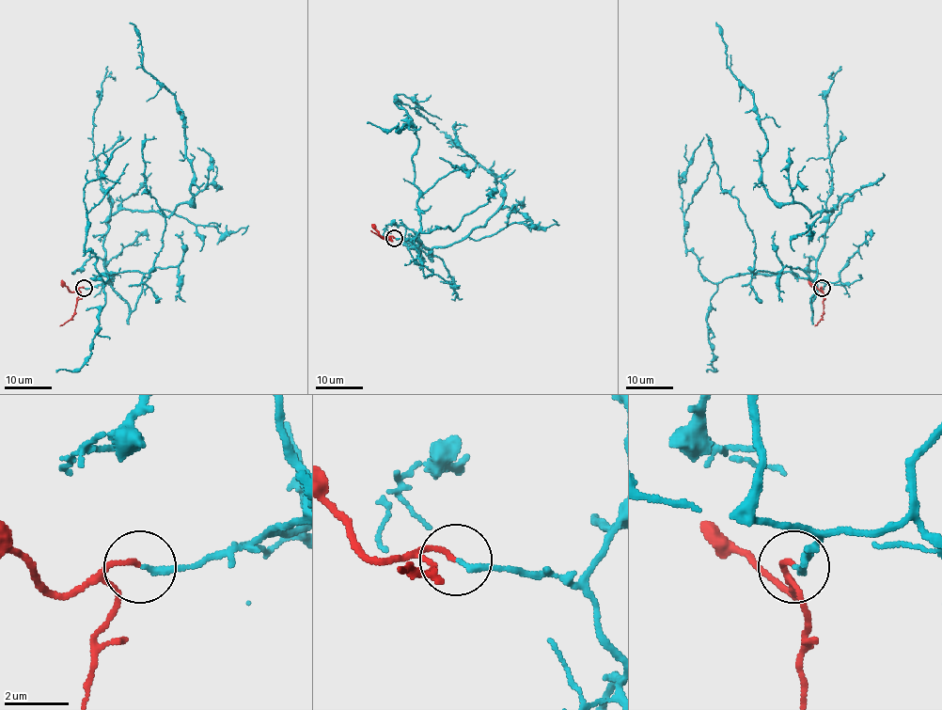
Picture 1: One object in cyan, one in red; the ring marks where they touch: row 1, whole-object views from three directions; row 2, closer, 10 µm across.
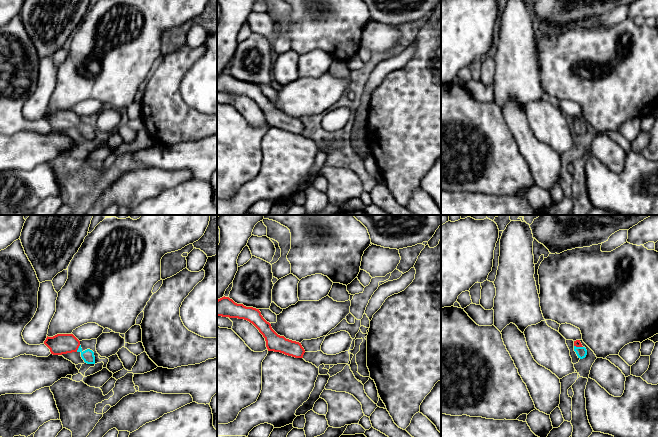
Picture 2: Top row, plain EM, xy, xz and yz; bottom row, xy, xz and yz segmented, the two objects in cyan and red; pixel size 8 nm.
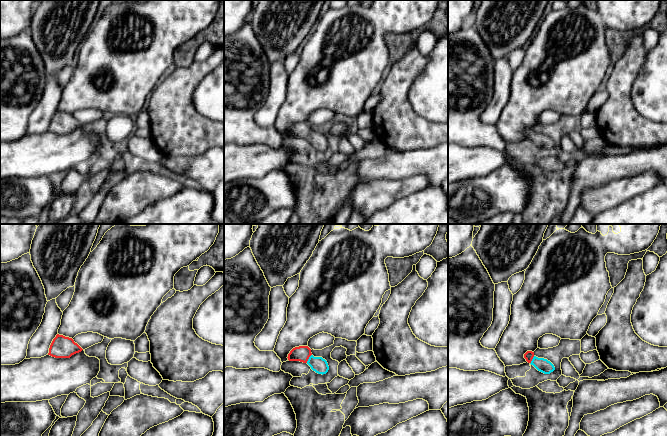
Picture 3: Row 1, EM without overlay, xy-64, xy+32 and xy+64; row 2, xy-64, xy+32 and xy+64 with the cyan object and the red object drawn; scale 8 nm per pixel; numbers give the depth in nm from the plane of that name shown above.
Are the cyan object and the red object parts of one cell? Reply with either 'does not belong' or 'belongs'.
belongs

